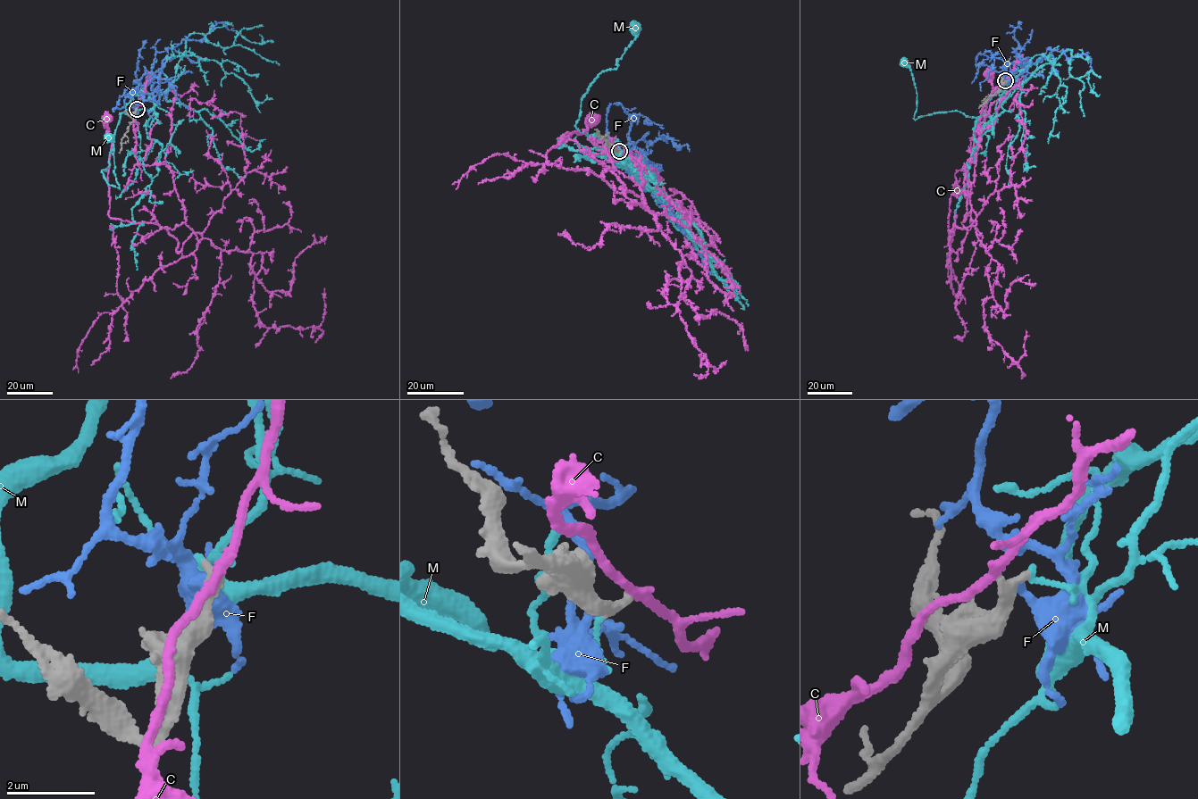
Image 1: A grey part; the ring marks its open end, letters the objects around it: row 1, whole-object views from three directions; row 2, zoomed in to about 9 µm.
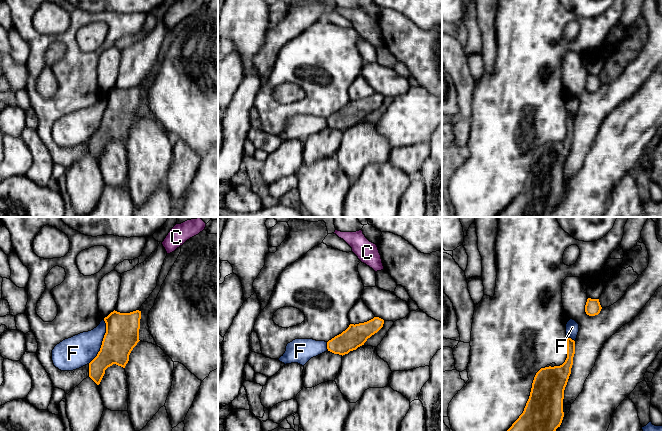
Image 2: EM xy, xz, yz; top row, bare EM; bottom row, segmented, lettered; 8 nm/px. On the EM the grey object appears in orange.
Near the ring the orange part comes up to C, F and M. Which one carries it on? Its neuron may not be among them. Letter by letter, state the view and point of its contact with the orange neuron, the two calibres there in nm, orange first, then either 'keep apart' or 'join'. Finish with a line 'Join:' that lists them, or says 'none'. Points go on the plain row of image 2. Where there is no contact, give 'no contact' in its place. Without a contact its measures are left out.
C: no contact | keep apart
F: xy (102, 118) | 280/260 nm | keep apart
M: no contact | keep apart
Join: none

